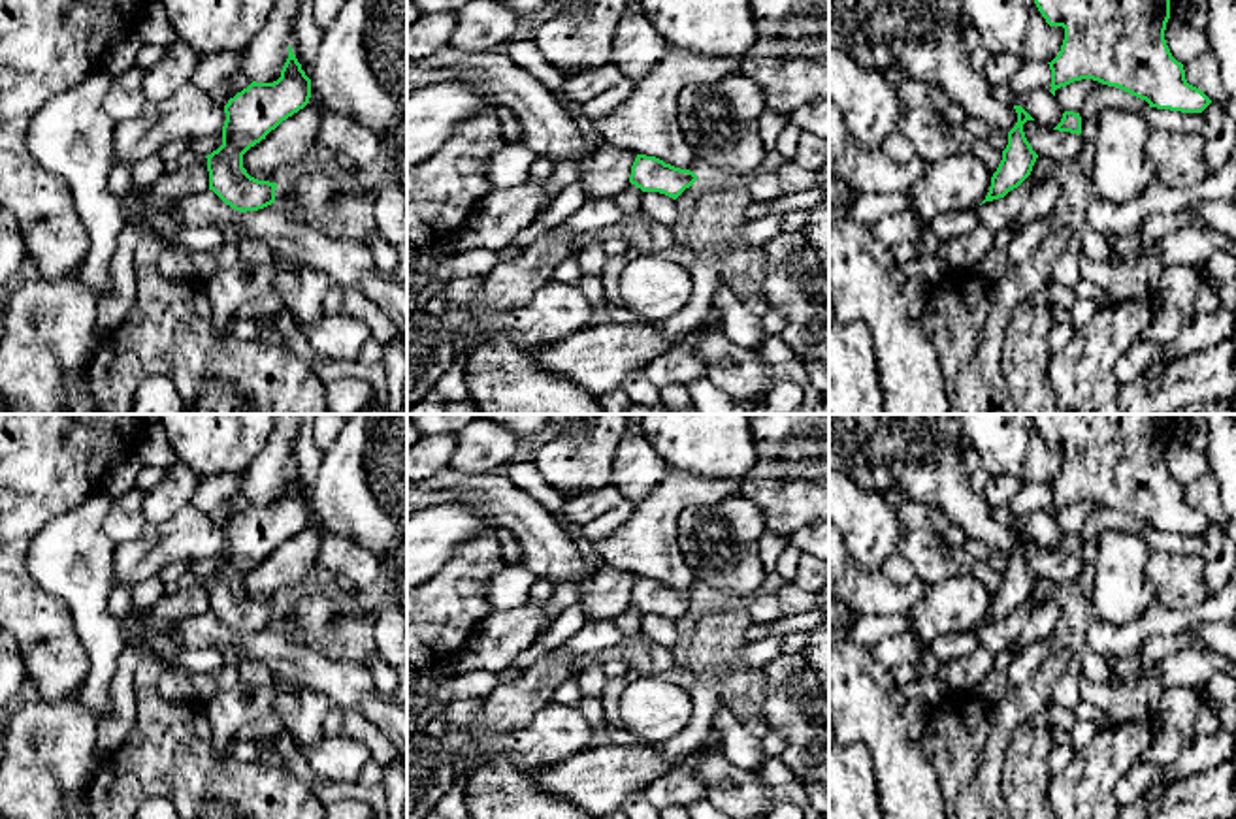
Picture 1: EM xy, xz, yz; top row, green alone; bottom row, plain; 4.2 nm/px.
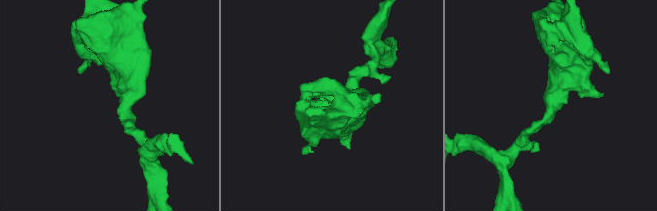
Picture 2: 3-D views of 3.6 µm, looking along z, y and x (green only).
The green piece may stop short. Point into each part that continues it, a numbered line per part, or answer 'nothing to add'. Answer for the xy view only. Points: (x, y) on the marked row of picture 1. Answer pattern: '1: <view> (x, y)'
nothing to add

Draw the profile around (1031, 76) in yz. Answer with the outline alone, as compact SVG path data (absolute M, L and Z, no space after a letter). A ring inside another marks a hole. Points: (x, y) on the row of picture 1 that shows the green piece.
M1023 62L1021 70L1014 75L1010 88L1016 94L1029 92L1033 88L1046 88L1051 85L1051 70L1046 62Z

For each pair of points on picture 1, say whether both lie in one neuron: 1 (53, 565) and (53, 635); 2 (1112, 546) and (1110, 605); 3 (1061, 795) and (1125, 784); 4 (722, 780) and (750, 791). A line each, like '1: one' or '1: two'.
1: two
2: one
3: two
4: one

